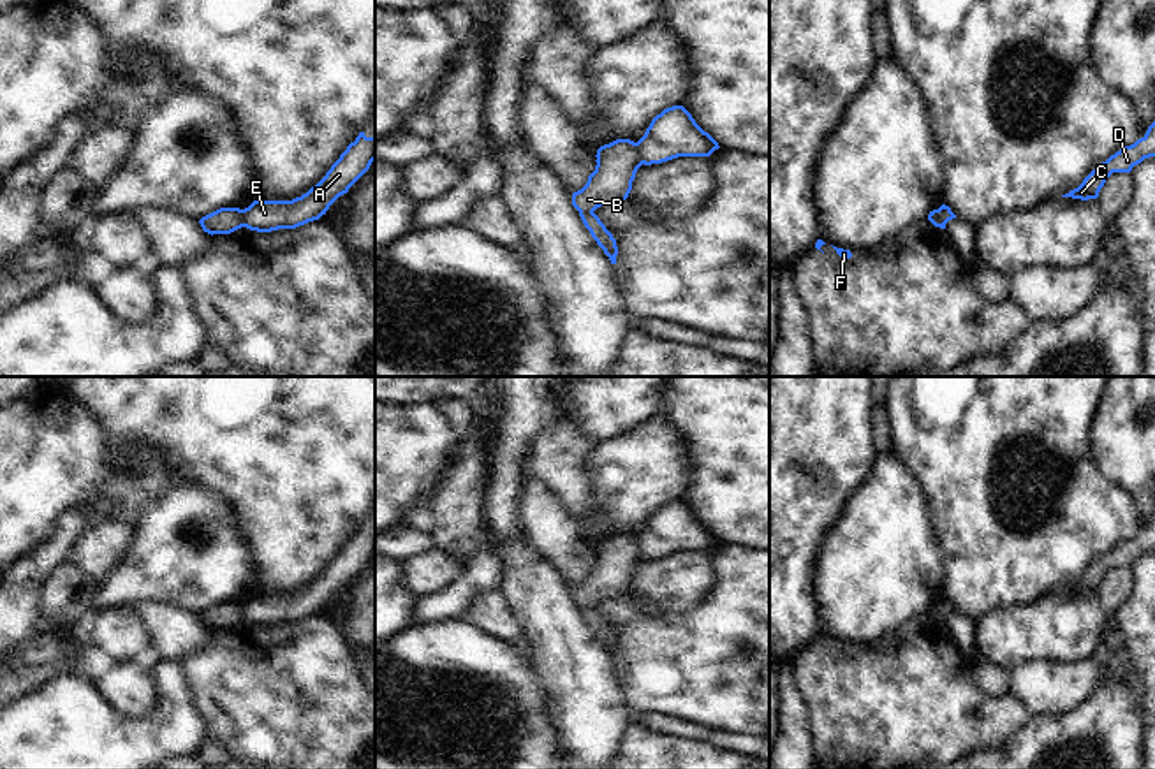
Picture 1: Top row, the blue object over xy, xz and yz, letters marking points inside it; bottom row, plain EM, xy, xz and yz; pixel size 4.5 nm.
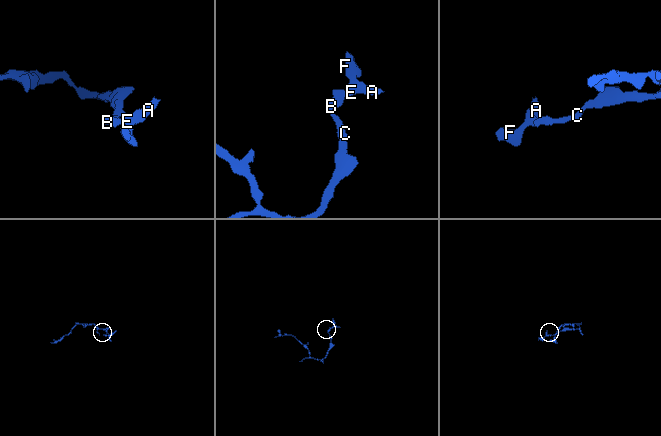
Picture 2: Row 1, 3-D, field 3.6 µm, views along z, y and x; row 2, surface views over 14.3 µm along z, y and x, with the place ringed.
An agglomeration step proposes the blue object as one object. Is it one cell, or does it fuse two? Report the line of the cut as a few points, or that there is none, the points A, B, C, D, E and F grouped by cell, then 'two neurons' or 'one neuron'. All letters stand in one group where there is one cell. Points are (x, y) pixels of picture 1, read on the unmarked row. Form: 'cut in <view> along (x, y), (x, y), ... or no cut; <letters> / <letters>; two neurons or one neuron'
cut in xz along (634, 537), (641, 558); A E F / B C D; two neurons

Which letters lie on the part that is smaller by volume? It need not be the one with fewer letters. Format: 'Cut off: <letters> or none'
Cut off: A, E, F

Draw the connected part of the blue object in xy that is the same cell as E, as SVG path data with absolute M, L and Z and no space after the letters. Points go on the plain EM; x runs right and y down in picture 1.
M359 526L315 581L292 595L254 595L245 602L243 619L250 625L271 626L319 614L370 563L373 554L375 531Z

